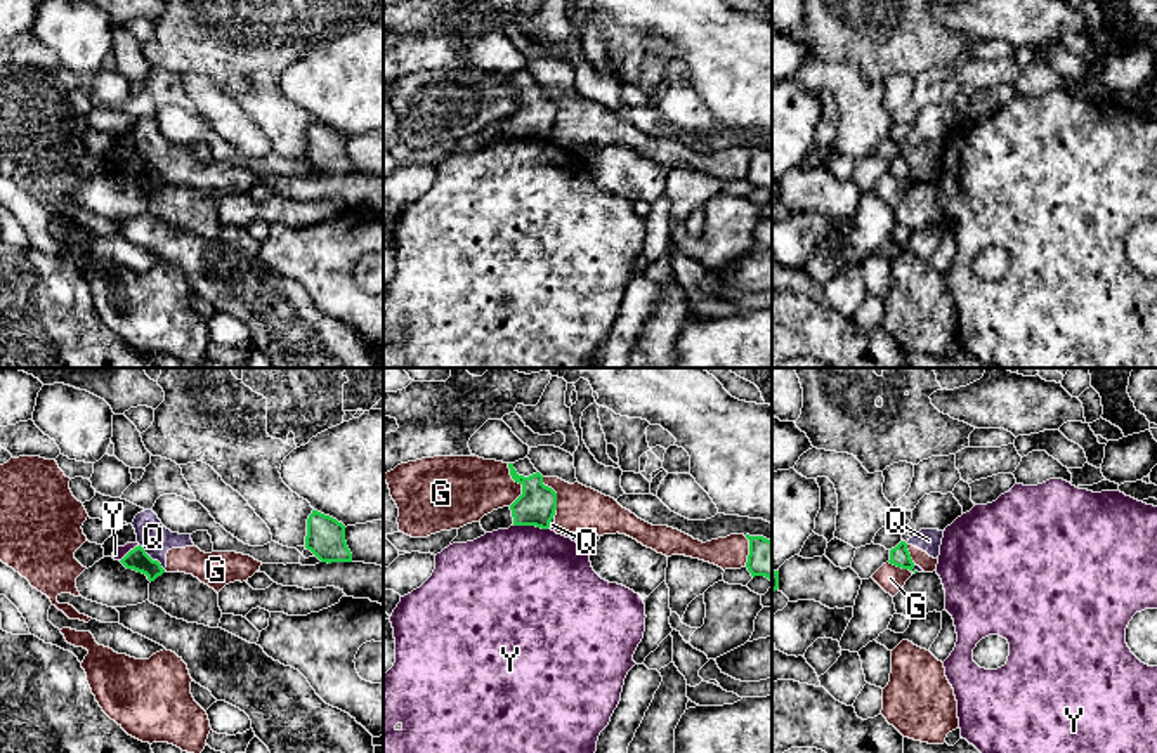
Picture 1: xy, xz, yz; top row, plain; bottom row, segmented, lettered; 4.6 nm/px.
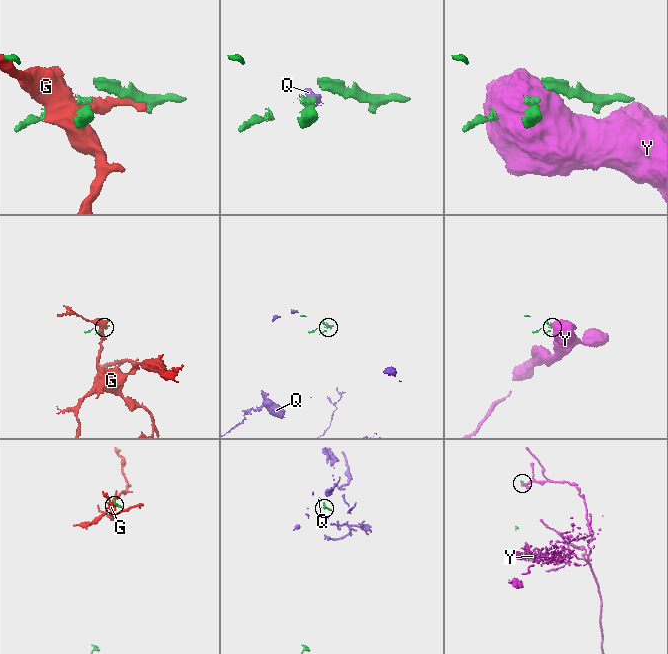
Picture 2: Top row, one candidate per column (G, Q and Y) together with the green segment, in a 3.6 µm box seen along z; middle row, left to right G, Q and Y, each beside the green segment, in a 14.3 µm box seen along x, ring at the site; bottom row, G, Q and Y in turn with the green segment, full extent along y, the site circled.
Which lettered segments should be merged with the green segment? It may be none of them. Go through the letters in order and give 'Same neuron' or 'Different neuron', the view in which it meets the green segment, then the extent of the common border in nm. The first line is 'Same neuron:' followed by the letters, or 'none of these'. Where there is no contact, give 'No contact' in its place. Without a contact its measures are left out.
Same neuron: none of these
G: Different neuron. Touches green in xz. Shared border 200 nm
Q: Different neuron. Touches green in xy. Shared border 170 nm
Y: Different neuron. Touches green in xz. Shared border 160 nm

